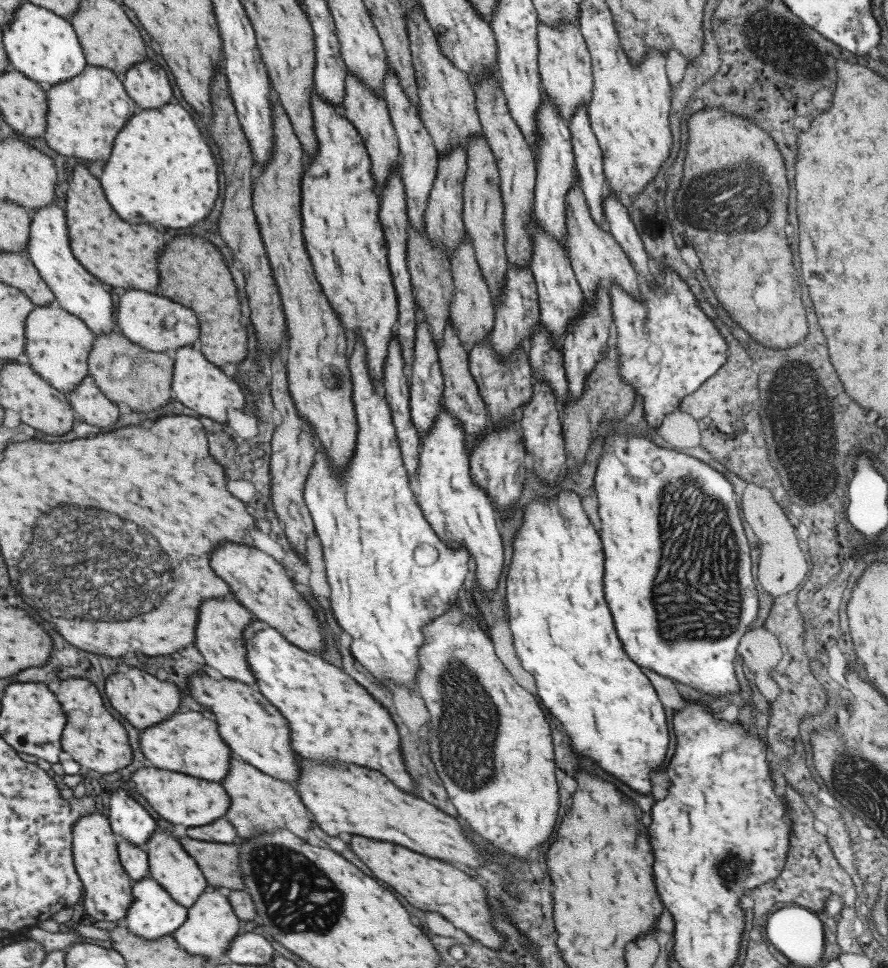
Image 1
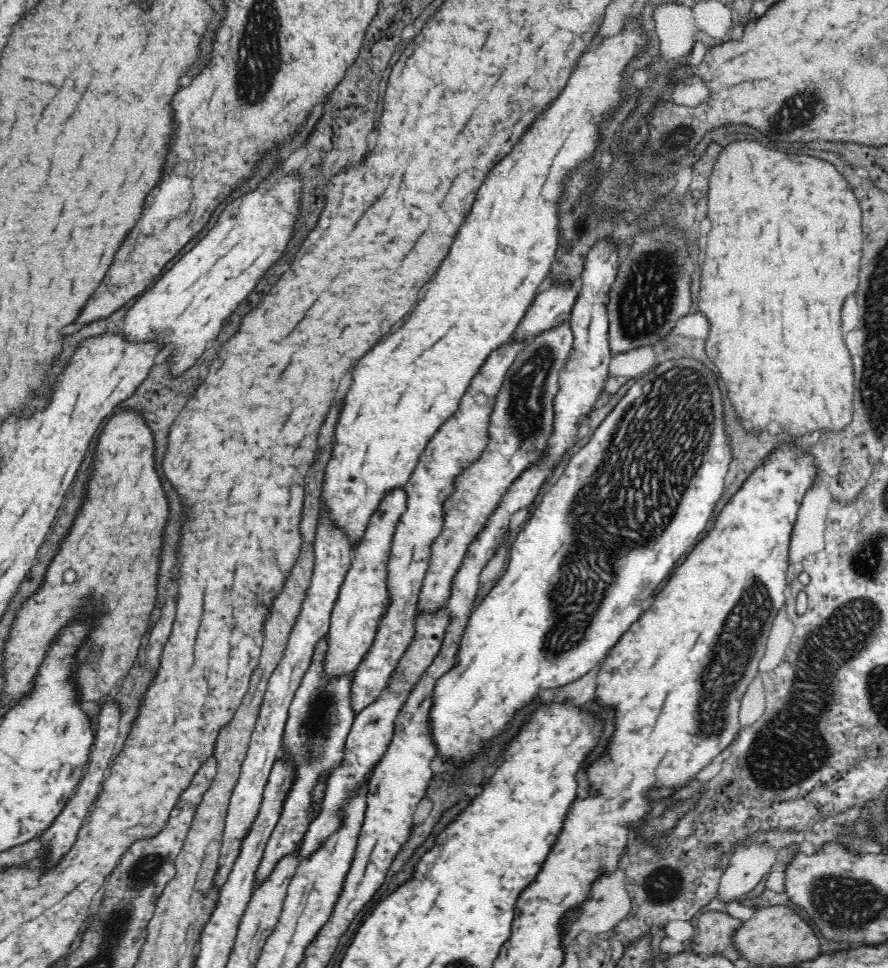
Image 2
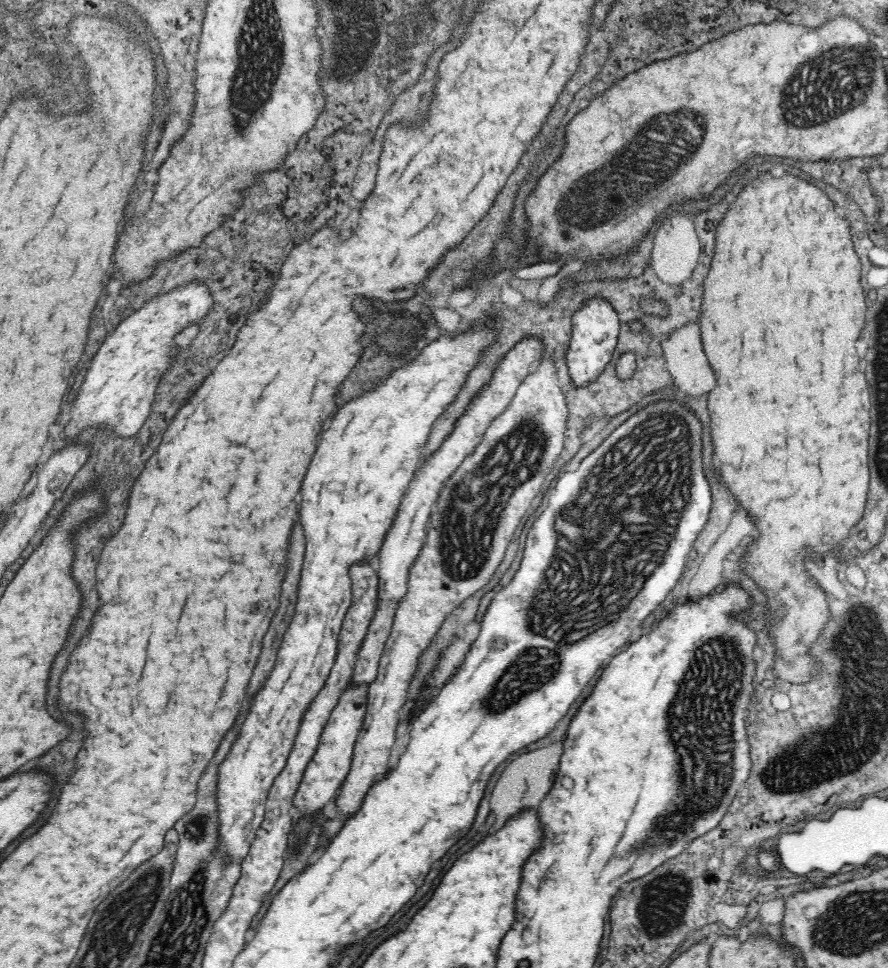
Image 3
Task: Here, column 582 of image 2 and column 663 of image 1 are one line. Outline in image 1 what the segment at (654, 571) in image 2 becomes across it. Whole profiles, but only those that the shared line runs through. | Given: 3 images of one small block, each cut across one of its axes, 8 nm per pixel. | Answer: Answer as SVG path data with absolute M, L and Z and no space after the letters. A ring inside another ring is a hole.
M607 432L602 442L603 453L597 462L594 474L594 489L597 498L597 515L600 520L599 538L604 554L602 589L605 602L610 610L617 638L625 646L625 654L641 668L649 668L665 678L677 680L681 684L701 690L707 696L723 696L727 692L737 692L737 680L733 671L733 657L736 655L738 640L749 624L757 616L757 598L753 588L751 576L751 562L749 562L749 548L743 534L737 496L731 490L731 484L725 480L723 474L715 472L711 466L703 464L697 458L683 454L681 450L666 450L655 445L648 436L634 435L627 432Z

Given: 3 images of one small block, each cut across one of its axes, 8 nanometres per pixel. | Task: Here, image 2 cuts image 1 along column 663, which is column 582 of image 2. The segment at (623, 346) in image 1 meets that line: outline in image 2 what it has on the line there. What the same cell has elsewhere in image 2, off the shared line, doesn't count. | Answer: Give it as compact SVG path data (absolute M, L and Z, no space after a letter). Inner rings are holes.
M614 239L596 242L587 255L588 259L581 272L581 292L576 297L568 320L573 334L573 345L559 374L560 388L554 397L554 432L545 454L545 460L552 458L555 464L572 447L573 438L576 436L576 425L586 413L593 410L594 401L609 376L612 349L608 341L608 330L610 330L608 302L610 302L610 288L617 278L619 247L620 243Z

